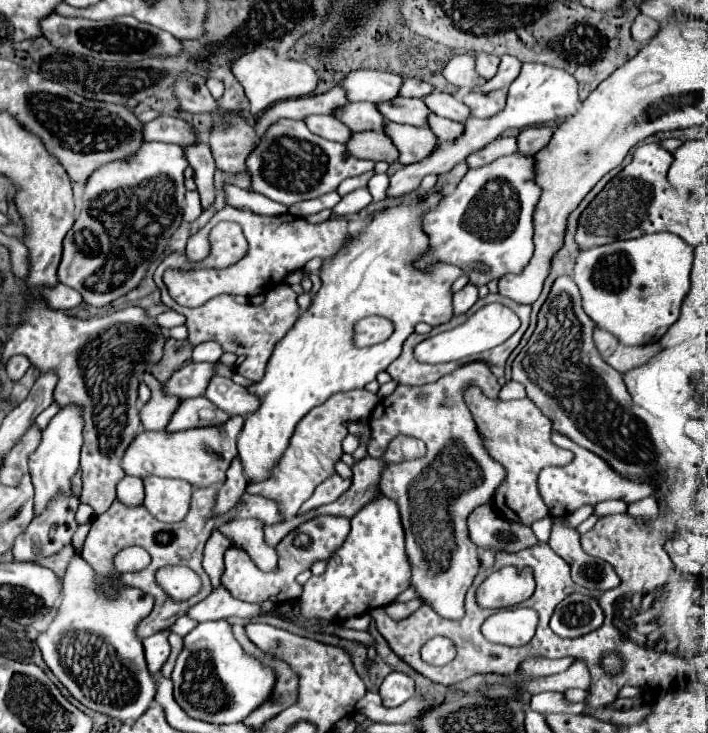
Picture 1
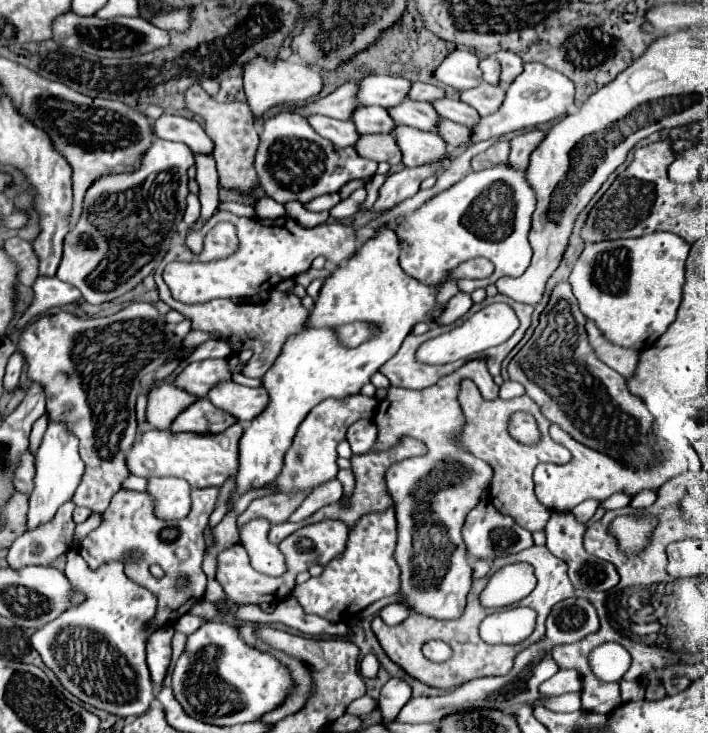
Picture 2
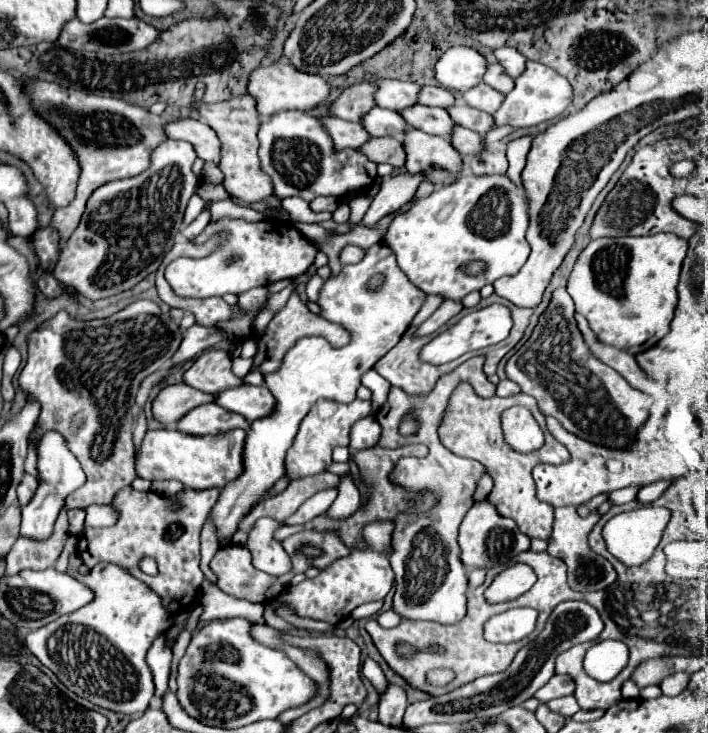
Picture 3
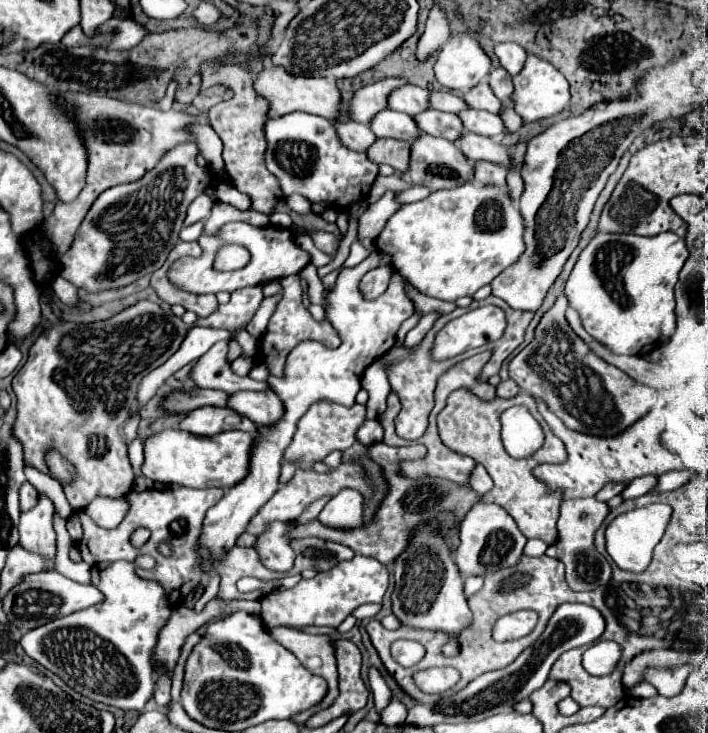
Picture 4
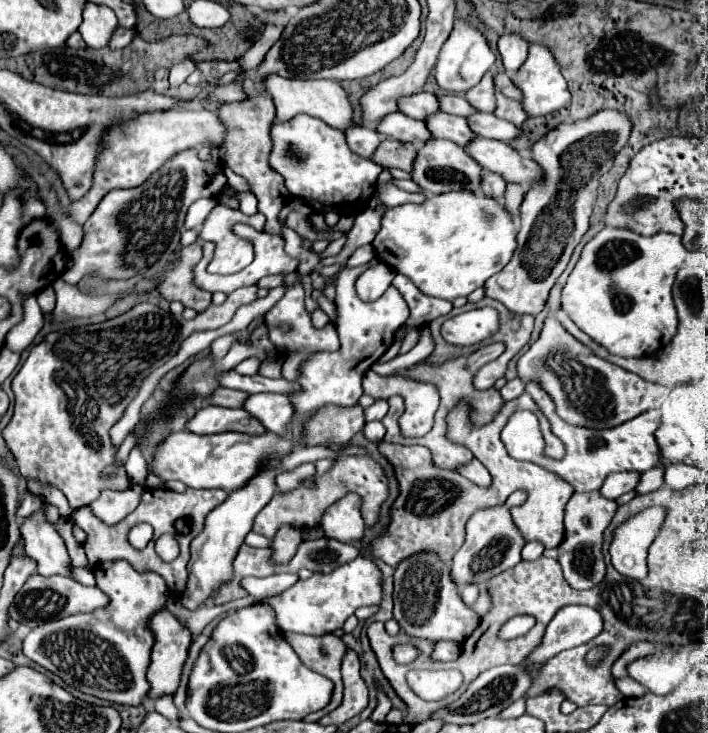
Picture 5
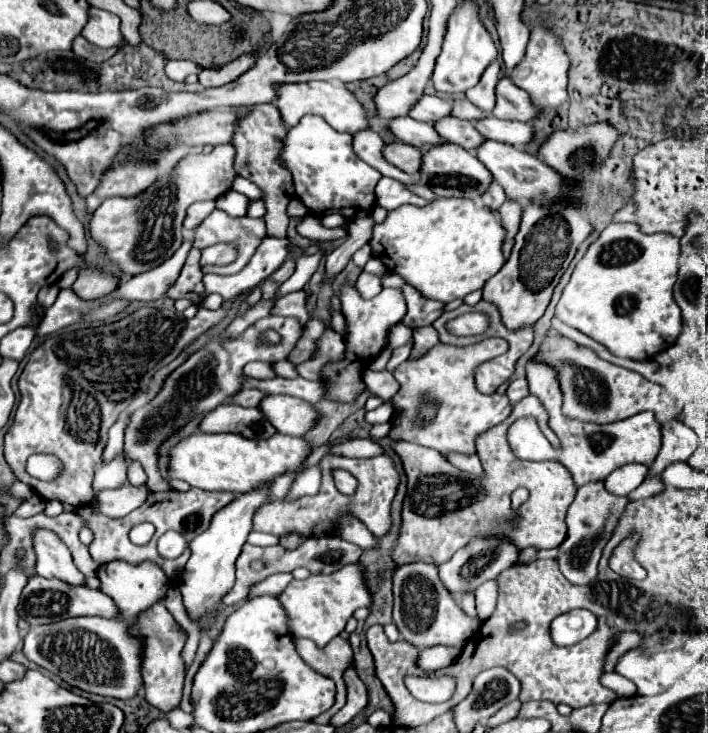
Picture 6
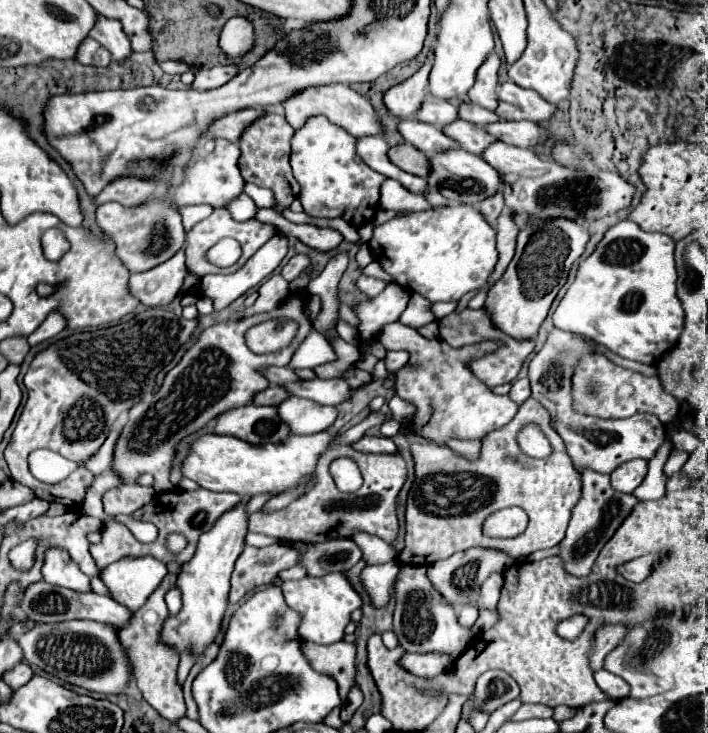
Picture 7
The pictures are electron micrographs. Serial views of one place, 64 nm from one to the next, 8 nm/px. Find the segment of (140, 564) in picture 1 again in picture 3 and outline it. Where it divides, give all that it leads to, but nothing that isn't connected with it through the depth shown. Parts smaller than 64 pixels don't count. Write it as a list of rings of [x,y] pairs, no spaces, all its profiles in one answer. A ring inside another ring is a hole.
[[[76,552],[70,554],[68,574],[92,588],[94,600],[72,614],[64,614],[58,620],[32,630],[24,644],[68,690],[80,698],[112,712],[128,716],[142,714],[154,696],[146,652],[156,634],[170,628],[170,614],[162,608],[156,592],[118,564],[100,562],[86,574],[78,572],[80,566],[82,558]]]

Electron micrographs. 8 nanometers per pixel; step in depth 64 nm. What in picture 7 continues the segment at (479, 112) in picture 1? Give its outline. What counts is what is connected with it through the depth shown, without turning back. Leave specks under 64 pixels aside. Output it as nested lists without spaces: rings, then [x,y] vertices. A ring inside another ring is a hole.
[[[492,54],[482,66],[480,72],[476,74],[476,84],[468,90],[470,102],[494,110],[496,108],[496,88],[498,88],[498,68],[500,68],[500,58]]]

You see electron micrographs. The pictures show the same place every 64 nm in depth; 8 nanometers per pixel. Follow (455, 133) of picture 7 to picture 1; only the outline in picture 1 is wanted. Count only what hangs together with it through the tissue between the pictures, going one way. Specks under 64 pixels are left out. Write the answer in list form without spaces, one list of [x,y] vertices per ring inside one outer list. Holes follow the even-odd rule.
[[[396,96],[394,100],[388,102],[378,102],[376,108],[386,120],[412,126],[424,126],[430,114],[430,110],[420,98],[404,98],[404,96]]]

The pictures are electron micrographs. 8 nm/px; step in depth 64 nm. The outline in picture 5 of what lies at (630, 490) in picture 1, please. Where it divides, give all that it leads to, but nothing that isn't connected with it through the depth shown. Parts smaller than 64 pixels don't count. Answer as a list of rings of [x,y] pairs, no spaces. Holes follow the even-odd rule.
[[[528,384],[526,392],[534,398],[542,414],[550,420],[552,432],[564,442],[566,456],[562,460],[540,460],[540,466],[548,472],[560,476],[564,482],[572,484],[574,492],[594,492],[600,490],[606,476],[614,472],[638,472],[644,474],[660,464],[660,448],[656,444],[654,432],[662,422],[662,416],[658,410],[648,410],[642,416],[636,416],[634,420],[628,420],[628,424],[622,424],[620,428],[612,430],[590,430],[590,428],[576,428],[566,424],[554,410],[554,404],[550,396],[538,386]]]

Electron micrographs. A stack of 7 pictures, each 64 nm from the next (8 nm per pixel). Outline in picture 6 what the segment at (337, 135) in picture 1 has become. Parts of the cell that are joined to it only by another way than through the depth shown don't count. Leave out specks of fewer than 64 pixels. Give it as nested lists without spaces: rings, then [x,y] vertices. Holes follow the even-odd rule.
[[[360,130],[356,134],[352,134],[352,146],[354,146],[354,152],[368,164],[372,164],[376,170],[382,172],[382,176],[390,176],[402,184],[412,184],[412,182],[418,182],[416,176],[412,174],[406,174],[402,170],[398,170],[396,166],[388,164],[384,158],[382,158],[382,148],[384,148],[384,140],[372,132],[372,130]]]

